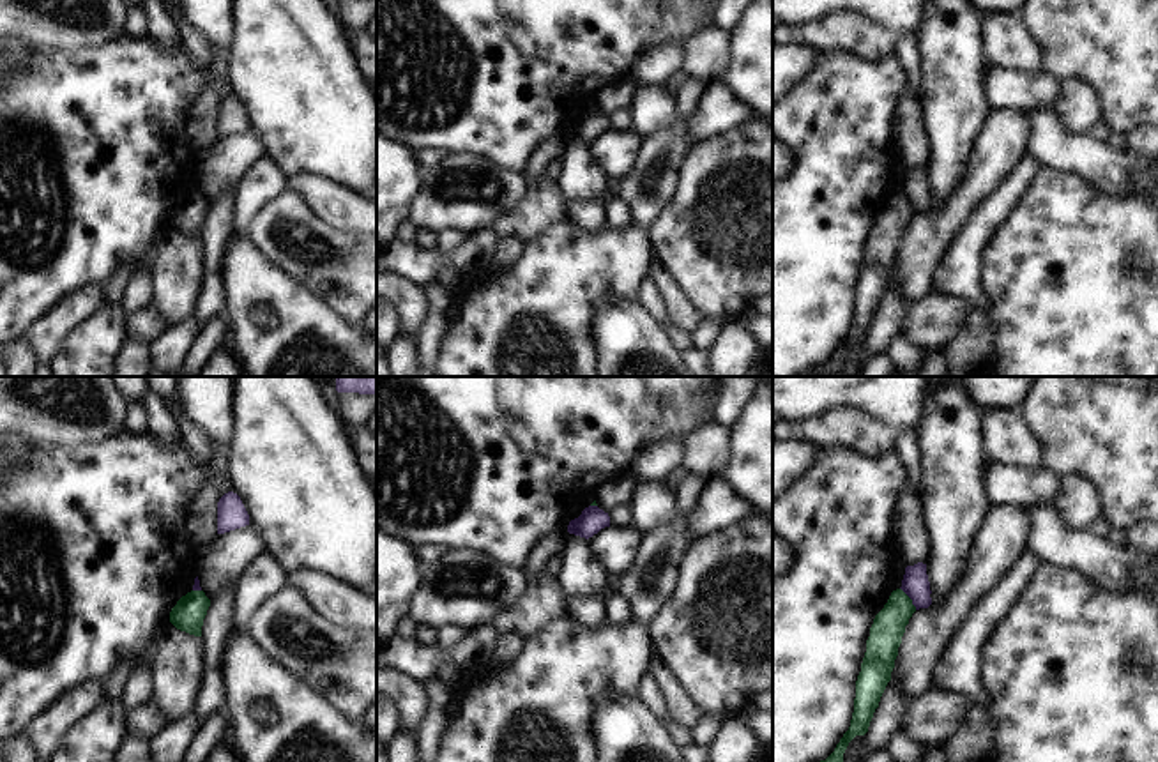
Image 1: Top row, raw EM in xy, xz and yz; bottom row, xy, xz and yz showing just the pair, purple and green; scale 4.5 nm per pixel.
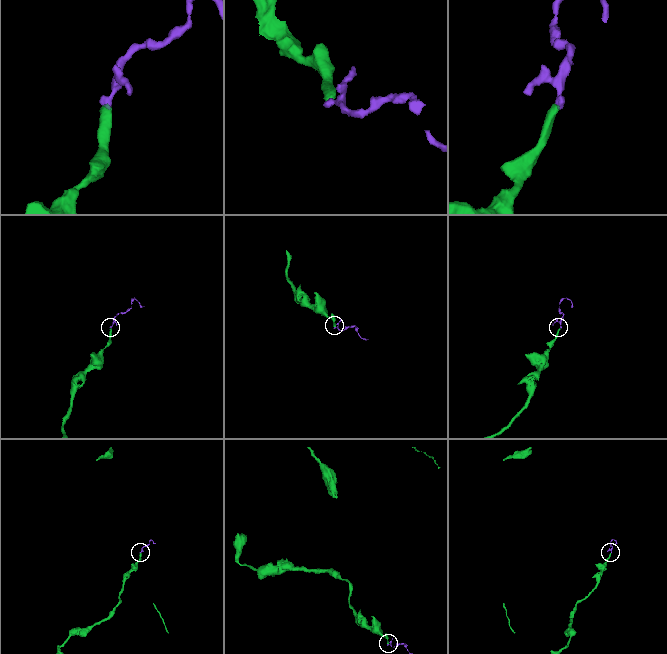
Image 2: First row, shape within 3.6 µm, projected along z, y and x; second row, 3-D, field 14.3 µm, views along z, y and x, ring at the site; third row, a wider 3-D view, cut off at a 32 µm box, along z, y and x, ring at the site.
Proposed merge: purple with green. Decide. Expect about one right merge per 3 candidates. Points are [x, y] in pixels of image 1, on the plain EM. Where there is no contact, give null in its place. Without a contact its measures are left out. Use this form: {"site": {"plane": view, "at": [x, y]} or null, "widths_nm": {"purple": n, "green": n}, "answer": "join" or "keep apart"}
{"site": {"plane": "yz", "at": [909, 200]}, "widths_nm": {"purple": 120, "green": 150}, "answer": "keep apart"}

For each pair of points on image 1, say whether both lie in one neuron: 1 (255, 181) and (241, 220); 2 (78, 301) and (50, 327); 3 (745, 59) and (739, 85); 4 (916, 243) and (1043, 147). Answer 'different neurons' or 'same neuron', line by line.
1: same neuron
2: same neuron
3: same neuron
4: different neurons

